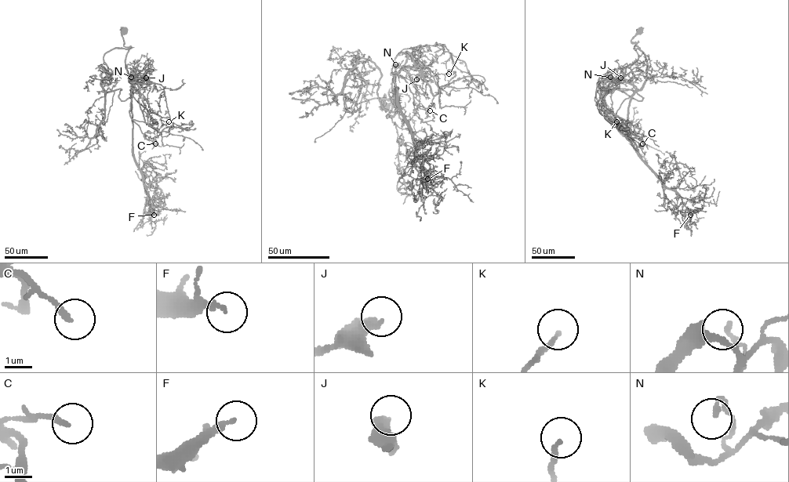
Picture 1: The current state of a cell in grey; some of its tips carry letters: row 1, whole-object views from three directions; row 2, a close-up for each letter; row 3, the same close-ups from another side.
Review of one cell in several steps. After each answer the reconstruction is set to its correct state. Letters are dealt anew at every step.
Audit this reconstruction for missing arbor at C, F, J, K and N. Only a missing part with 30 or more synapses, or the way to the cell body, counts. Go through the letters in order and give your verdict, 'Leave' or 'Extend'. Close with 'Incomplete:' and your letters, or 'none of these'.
C: Leave
F: Leave
J: Leave
K: Leave
N: Leave
Incomplete: none of these

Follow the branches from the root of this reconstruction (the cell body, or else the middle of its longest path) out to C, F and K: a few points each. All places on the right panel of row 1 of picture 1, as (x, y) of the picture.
C: (639, 31), (631, 41), (644, 55), (646, 78), (640, 89), (623, 102), (616, 119), (642, 143)
F: (639, 31), (631, 41), (644, 55), (646, 78), (630, 100), (627, 135), (681, 198), (677, 209), (690, 215)
K: (639, 31), (631, 41), (644, 55), (646, 78), (617, 111), (612, 121), (618, 129), (616, 121)

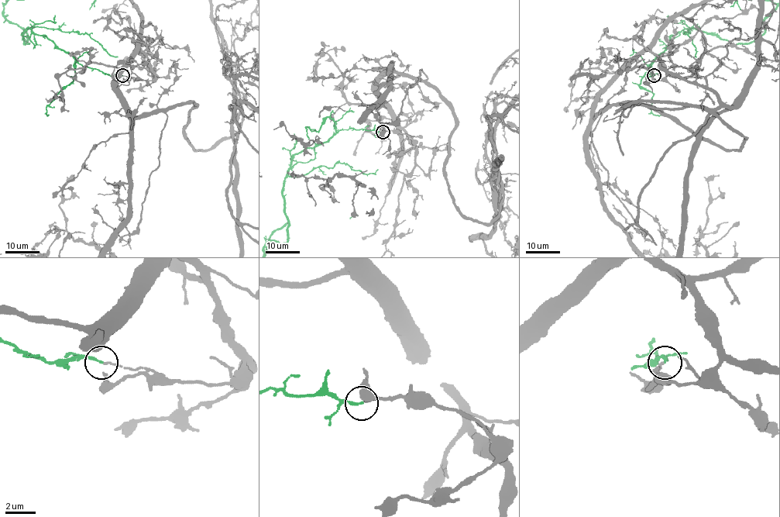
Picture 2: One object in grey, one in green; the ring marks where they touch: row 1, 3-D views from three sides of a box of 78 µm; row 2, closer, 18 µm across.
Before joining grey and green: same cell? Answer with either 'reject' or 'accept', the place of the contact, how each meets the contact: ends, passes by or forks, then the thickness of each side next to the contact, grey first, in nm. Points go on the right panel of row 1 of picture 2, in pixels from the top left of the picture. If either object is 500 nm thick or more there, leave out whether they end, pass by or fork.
reject; place (654, 75); grey ends; green ends; calibres 100 and 160 nm

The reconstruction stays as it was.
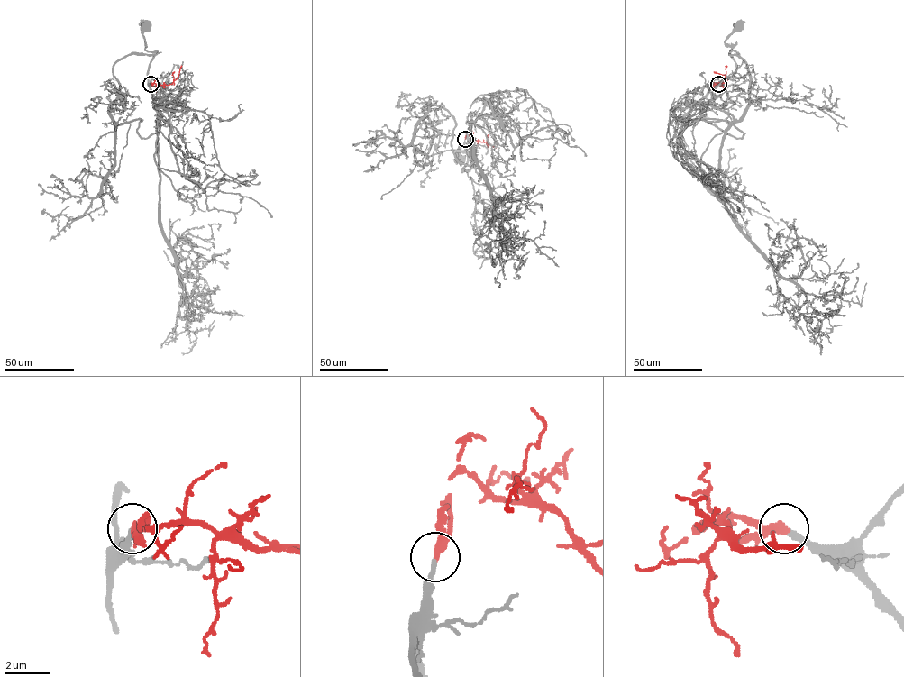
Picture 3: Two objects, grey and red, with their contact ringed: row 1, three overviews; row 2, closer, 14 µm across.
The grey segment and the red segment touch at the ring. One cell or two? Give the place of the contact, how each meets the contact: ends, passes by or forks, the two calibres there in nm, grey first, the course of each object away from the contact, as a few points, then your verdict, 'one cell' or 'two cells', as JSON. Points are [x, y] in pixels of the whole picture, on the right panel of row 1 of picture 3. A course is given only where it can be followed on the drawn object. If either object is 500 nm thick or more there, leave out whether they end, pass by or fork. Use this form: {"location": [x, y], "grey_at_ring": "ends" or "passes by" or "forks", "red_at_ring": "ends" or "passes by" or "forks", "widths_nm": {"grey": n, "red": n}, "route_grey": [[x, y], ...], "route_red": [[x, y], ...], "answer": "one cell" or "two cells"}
{"location": [718, 84], "grey_at_ring": "ends", "red_at_ring": "ends", "widths_nm": {"grey": 220, "red": 400}, "route_grey": [[718, 83], [728, 94], [724, 110], [739, 120], [748, 103], [750, 71], [725, 43], [738, 27]], "route_red": [[717, 83], [713, 83], [721, 85], [725, 76], [716, 72]], "answer": "one cell"}

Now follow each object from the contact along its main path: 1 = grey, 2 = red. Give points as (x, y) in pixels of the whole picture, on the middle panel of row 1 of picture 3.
1: (465, 139), (473, 153), (469, 169), (462, 170), (470, 154), (459, 153), (460, 146), (460, 160)
2: (465, 139), (467, 133), (485, 141), (488, 146), (488, 137)

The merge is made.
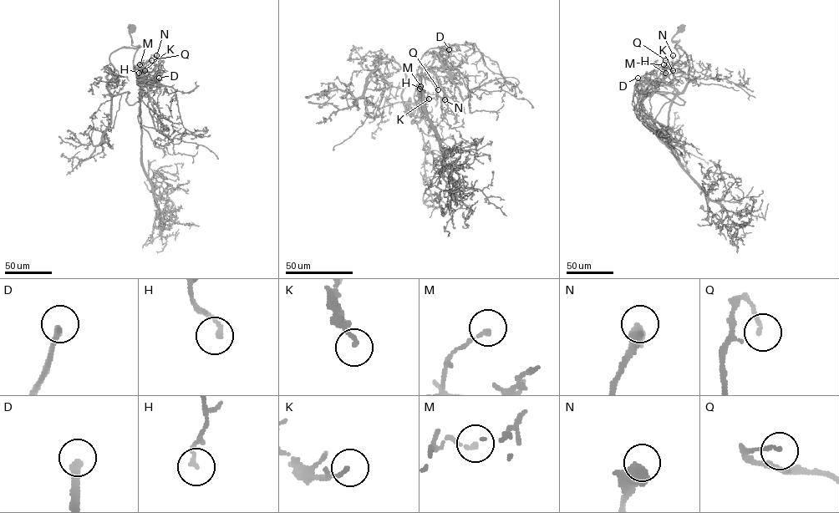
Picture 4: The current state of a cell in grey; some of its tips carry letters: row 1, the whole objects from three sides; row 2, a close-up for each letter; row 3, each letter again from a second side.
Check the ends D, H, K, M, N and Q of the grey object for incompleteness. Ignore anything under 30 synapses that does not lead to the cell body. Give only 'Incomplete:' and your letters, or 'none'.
Incomplete: D

